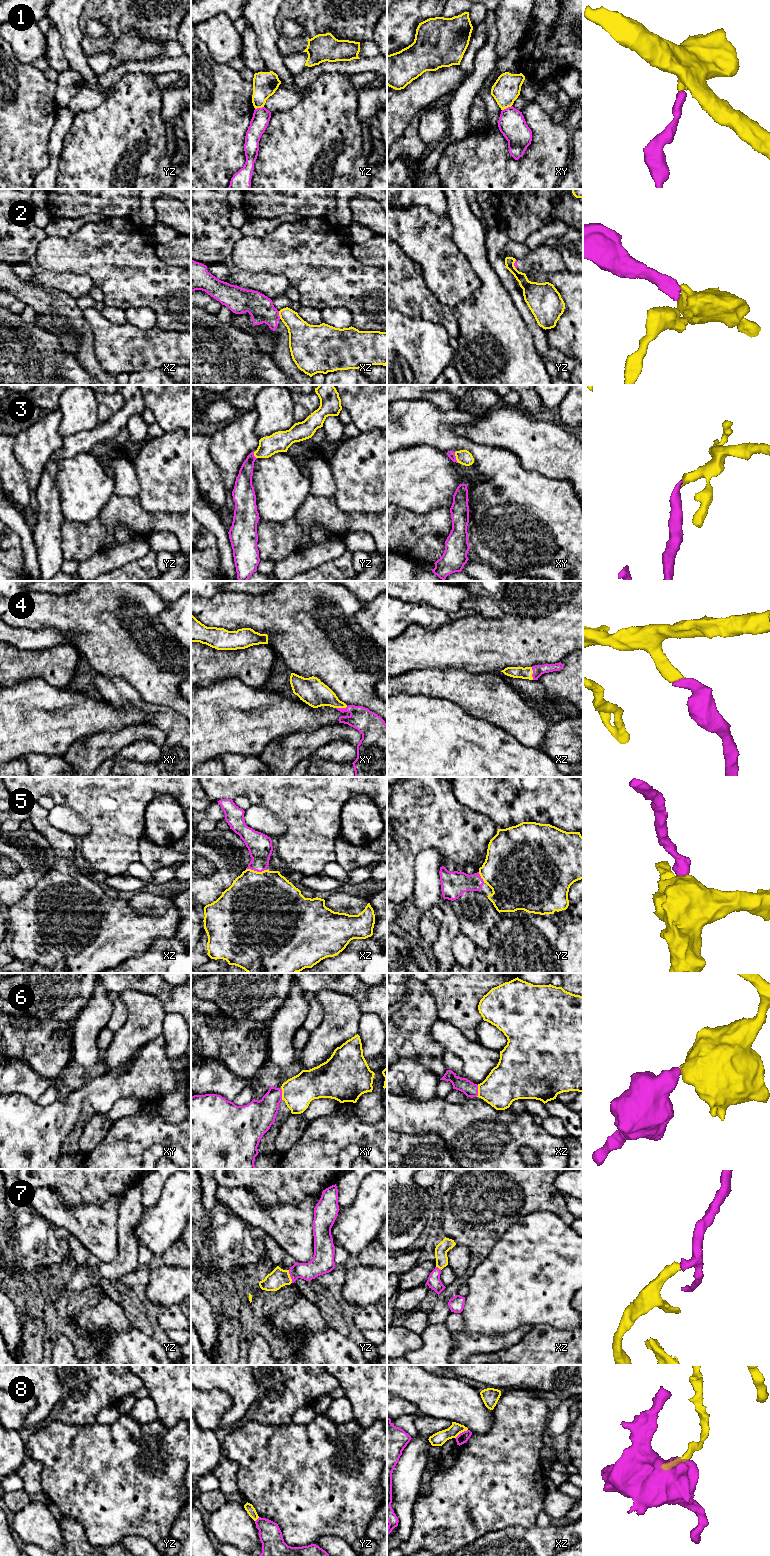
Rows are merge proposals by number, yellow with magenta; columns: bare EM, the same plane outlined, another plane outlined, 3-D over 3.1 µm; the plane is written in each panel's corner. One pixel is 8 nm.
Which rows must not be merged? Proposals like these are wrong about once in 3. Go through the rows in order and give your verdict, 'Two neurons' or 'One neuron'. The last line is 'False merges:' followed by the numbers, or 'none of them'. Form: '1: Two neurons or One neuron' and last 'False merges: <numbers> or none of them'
1: Two neurons
2: Two neurons
3: One neuron
4: One neuron
5: One neuron
6: One neuron
7: One neuron
8: Two neurons
False merges: 1, 2, 8

